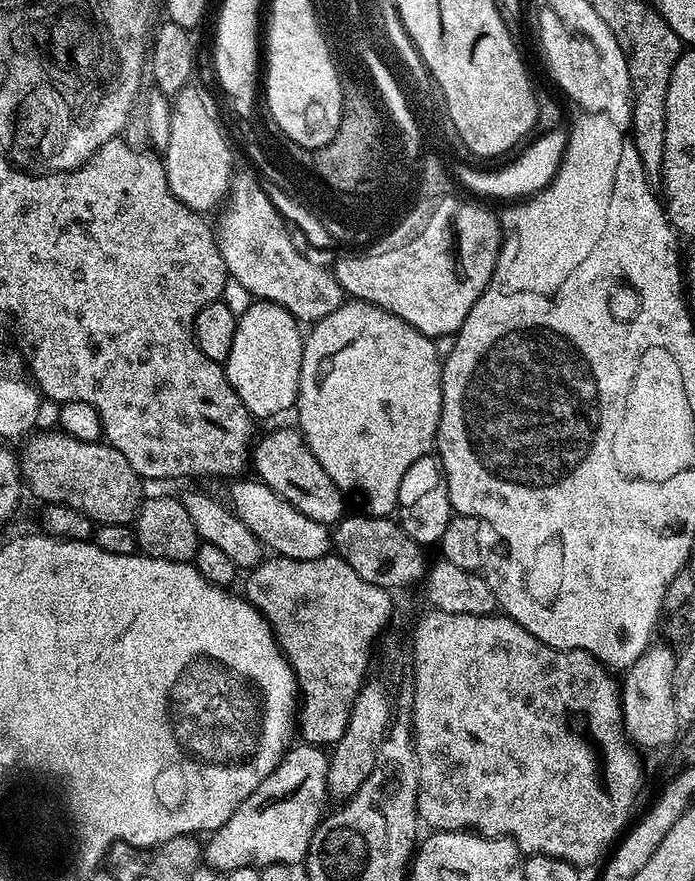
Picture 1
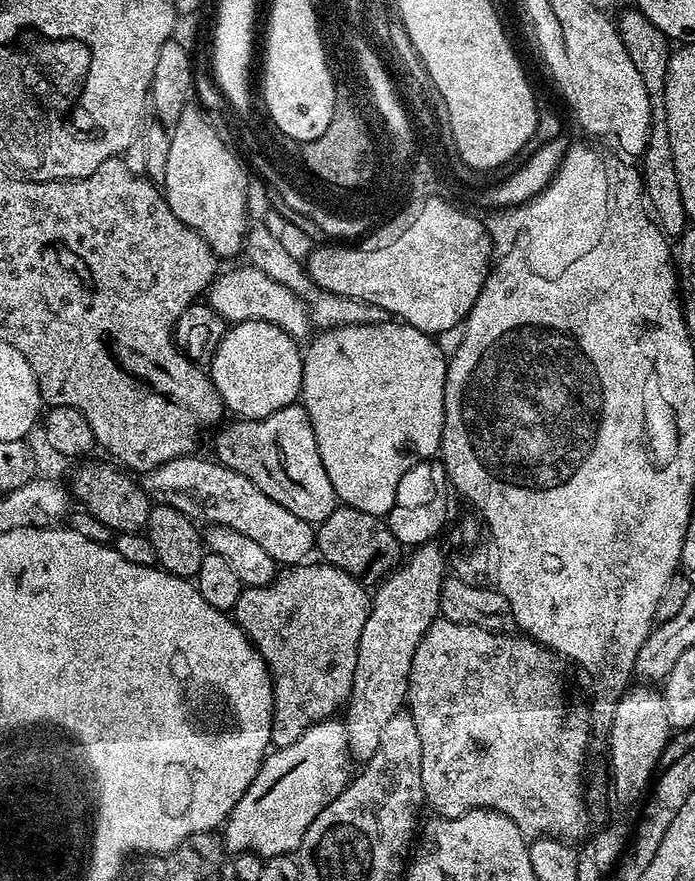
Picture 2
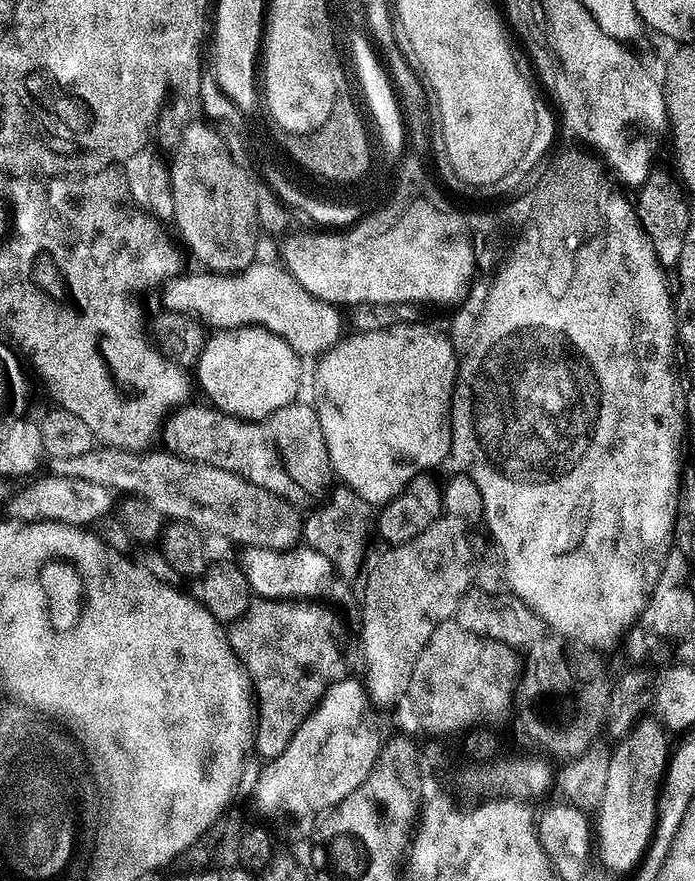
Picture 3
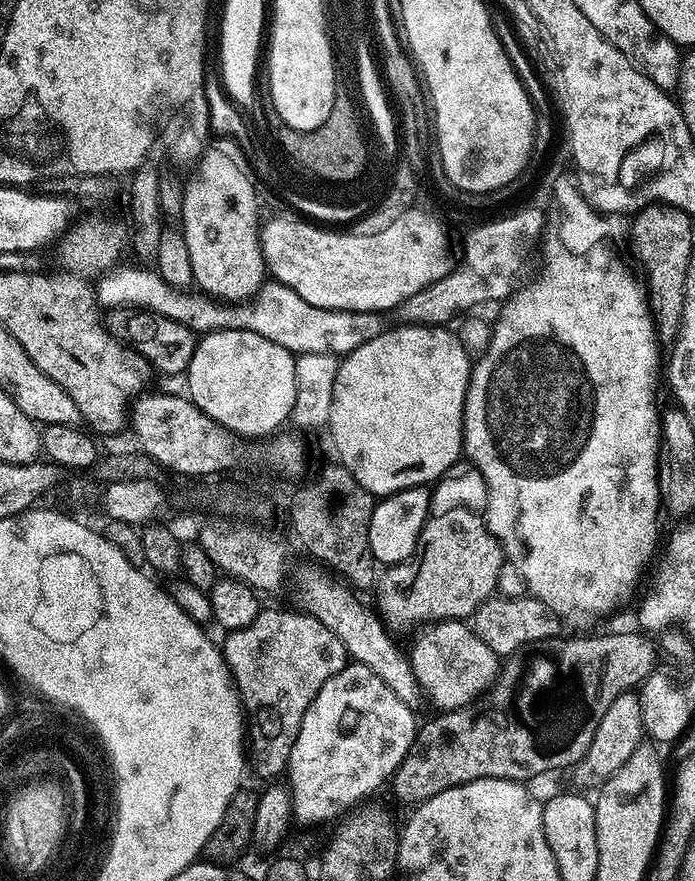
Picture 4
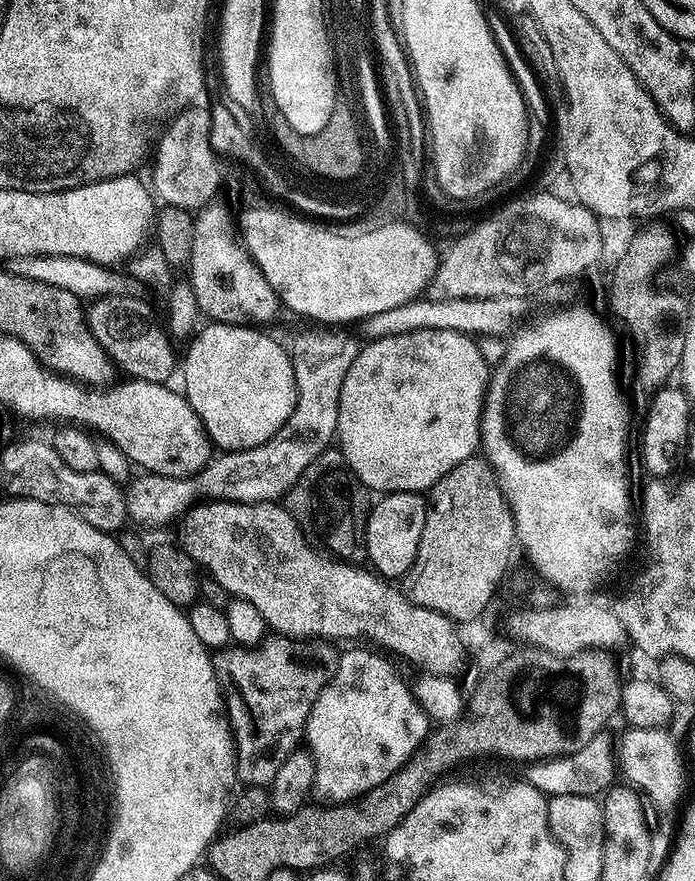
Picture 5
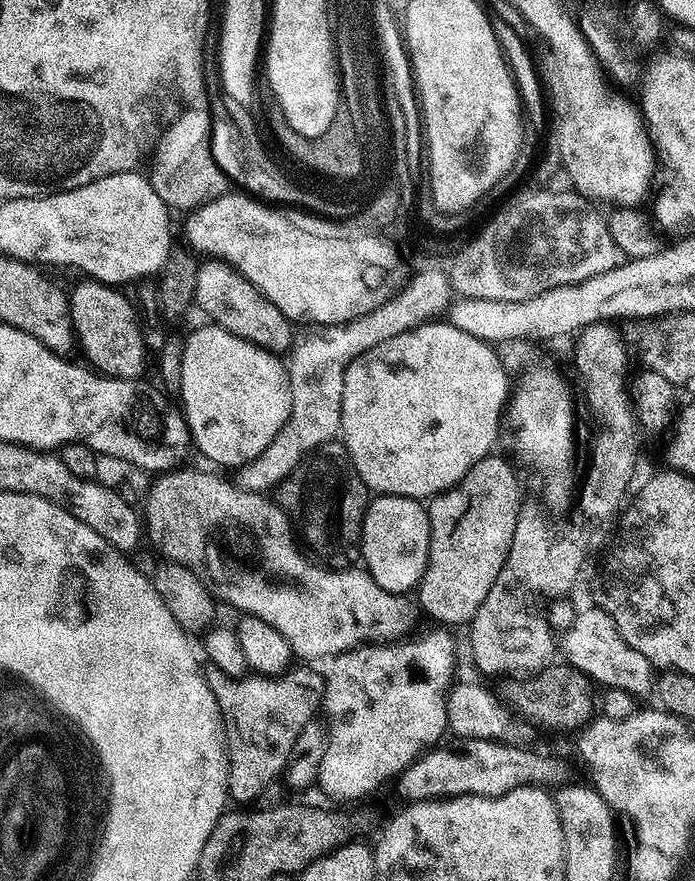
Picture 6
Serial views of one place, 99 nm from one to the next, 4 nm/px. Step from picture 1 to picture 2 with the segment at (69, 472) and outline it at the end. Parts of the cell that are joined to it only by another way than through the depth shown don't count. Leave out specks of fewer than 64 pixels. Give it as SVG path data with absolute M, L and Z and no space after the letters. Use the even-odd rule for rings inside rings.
M98 462L80 467L72 484L70 483L73 497L83 503L81 505L85 511L115 533L143 531L148 525L151 497L137 479L132 480L134 478L127 471L113 463L107 463Z

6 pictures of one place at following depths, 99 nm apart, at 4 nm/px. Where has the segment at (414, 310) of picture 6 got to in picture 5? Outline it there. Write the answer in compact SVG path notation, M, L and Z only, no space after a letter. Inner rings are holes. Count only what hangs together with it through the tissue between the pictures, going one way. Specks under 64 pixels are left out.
M308 326L305 332L300 332L290 343L290 355L294 366L294 382L296 383L296 405L283 426L262 446L254 446L241 452L220 452L215 458L204 465L204 469L194 476L175 479L172 476L143 473L134 481L126 494L126 506L129 519L148 526L160 526L170 520L179 519L200 497L213 500L233 500L243 504L267 504L279 501L298 482L302 470L316 463L323 452L329 451L330 445L336 440L338 426L338 402L342 382L346 378L346 370L358 358L362 340L351 336L348 330L336 326Z

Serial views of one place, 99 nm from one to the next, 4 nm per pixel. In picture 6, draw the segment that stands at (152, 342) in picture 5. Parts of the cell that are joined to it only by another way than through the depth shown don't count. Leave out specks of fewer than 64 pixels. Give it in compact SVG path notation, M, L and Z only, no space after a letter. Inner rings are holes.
M91 278L70 288L68 305L75 343L84 351L83 359L101 376L114 376L118 380L143 377L144 336L136 321L136 308L123 296L119 287L102 284Z

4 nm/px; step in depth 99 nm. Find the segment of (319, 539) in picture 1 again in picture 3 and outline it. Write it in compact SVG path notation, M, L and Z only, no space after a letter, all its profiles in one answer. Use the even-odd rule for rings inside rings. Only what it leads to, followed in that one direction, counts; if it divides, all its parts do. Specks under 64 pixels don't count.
M93 446L78 458L55 461L54 472L58 476L98 482L98 486L107 488L113 494L133 492L138 496L136 498L160 511L169 521L192 524L196 529L224 536L244 548L284 551L299 545L303 535L303 517L288 500L271 494L232 471L183 460L167 450L152 451L131 452Z

